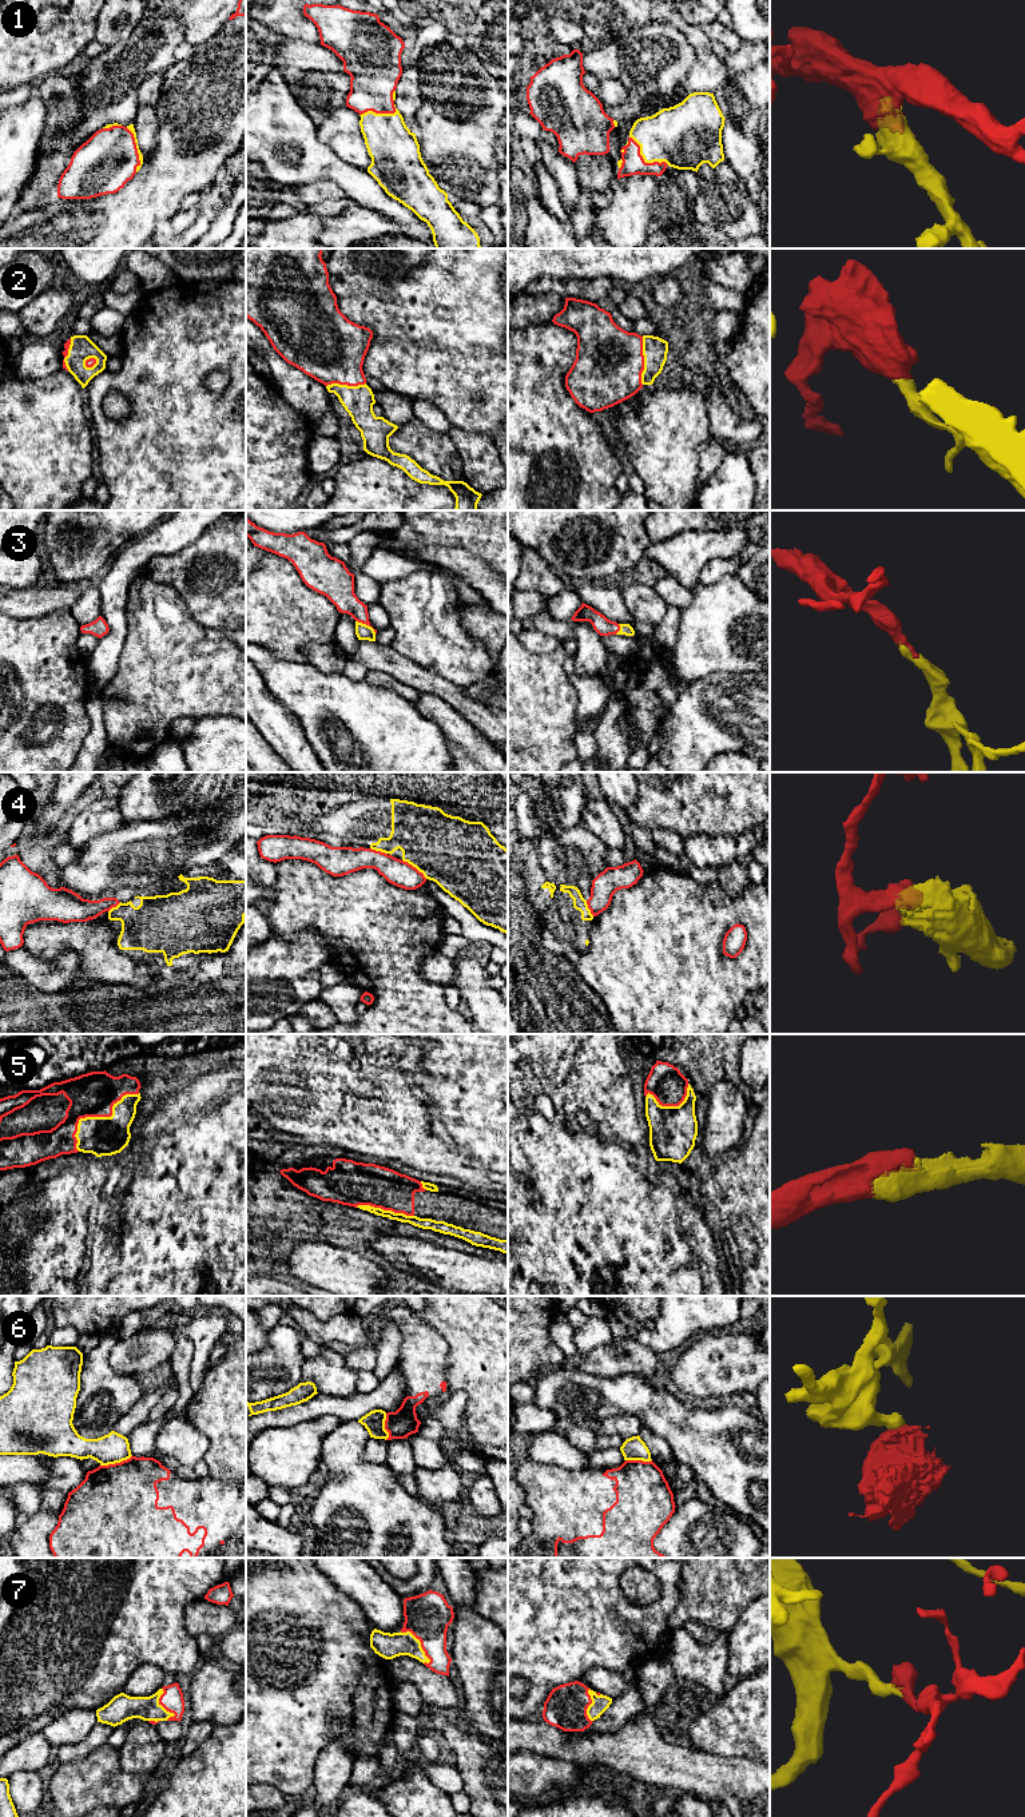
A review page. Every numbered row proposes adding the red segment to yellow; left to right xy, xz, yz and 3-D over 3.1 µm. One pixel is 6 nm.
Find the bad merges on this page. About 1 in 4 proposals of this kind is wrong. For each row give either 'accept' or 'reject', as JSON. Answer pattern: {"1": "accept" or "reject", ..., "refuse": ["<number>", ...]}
{"1": "accept", "2": "accept", "3": "accept", "4": "reject", "5": "accept", "6": "reject", "7": "accept", "refuse": ["4", "6"]}

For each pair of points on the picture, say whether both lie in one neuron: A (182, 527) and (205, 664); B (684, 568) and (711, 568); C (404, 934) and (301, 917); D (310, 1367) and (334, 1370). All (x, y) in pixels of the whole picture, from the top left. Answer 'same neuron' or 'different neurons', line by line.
A: different neurons
B: different neurons
C: same neuron
D: same neuron

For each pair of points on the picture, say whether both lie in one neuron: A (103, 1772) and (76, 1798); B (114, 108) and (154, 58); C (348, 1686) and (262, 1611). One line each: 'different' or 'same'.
A: same
B: same
C: same

